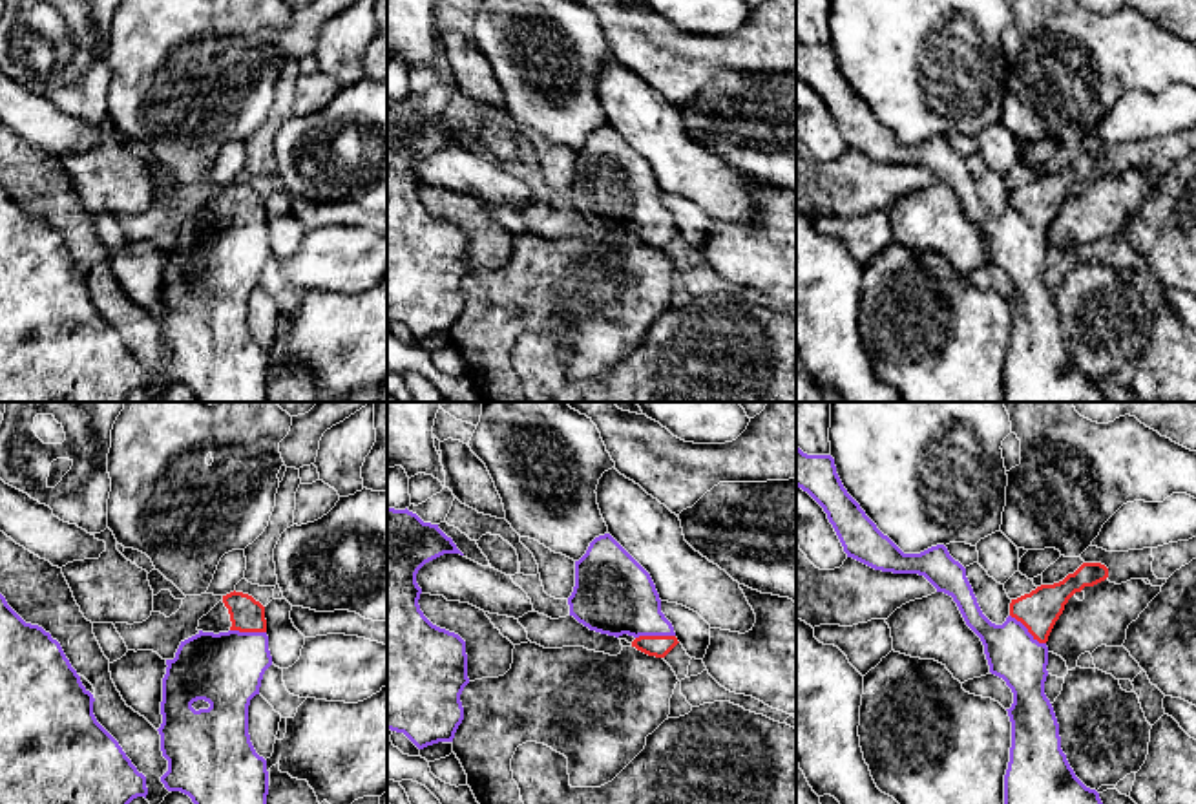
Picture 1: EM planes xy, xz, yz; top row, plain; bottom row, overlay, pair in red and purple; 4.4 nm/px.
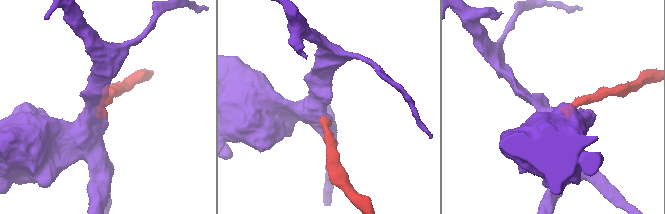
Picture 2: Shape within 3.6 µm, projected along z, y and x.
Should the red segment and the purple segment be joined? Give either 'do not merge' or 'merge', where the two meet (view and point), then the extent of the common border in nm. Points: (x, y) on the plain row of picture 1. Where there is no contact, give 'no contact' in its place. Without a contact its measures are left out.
merge | xz (654, 227) | 180 nm

